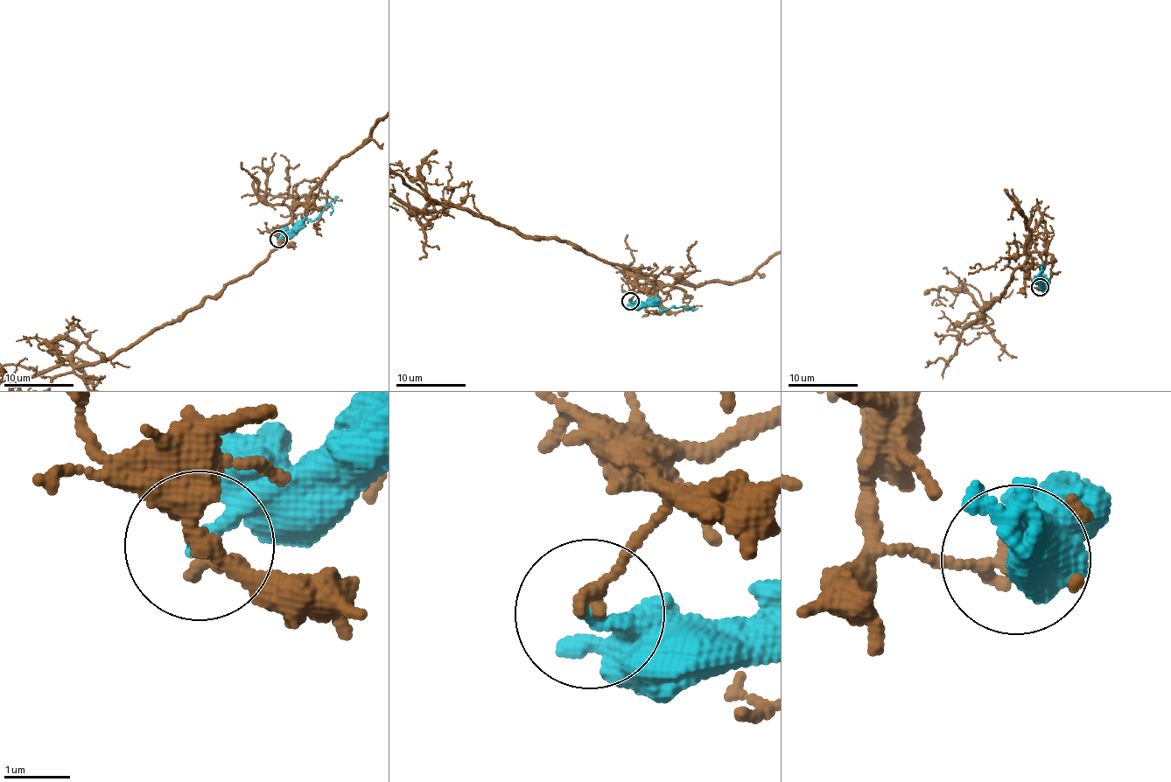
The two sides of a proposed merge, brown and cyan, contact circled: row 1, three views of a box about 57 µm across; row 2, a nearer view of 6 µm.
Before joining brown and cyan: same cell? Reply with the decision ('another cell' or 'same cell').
another cell

